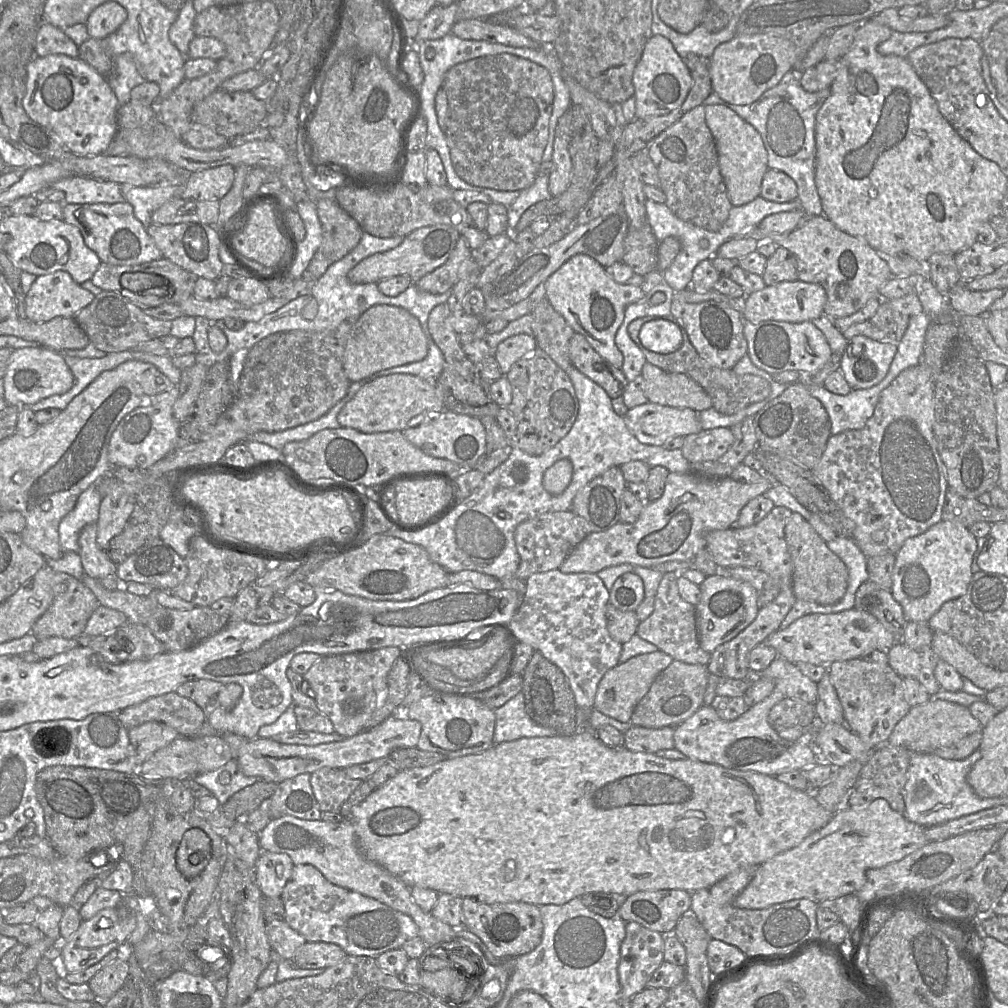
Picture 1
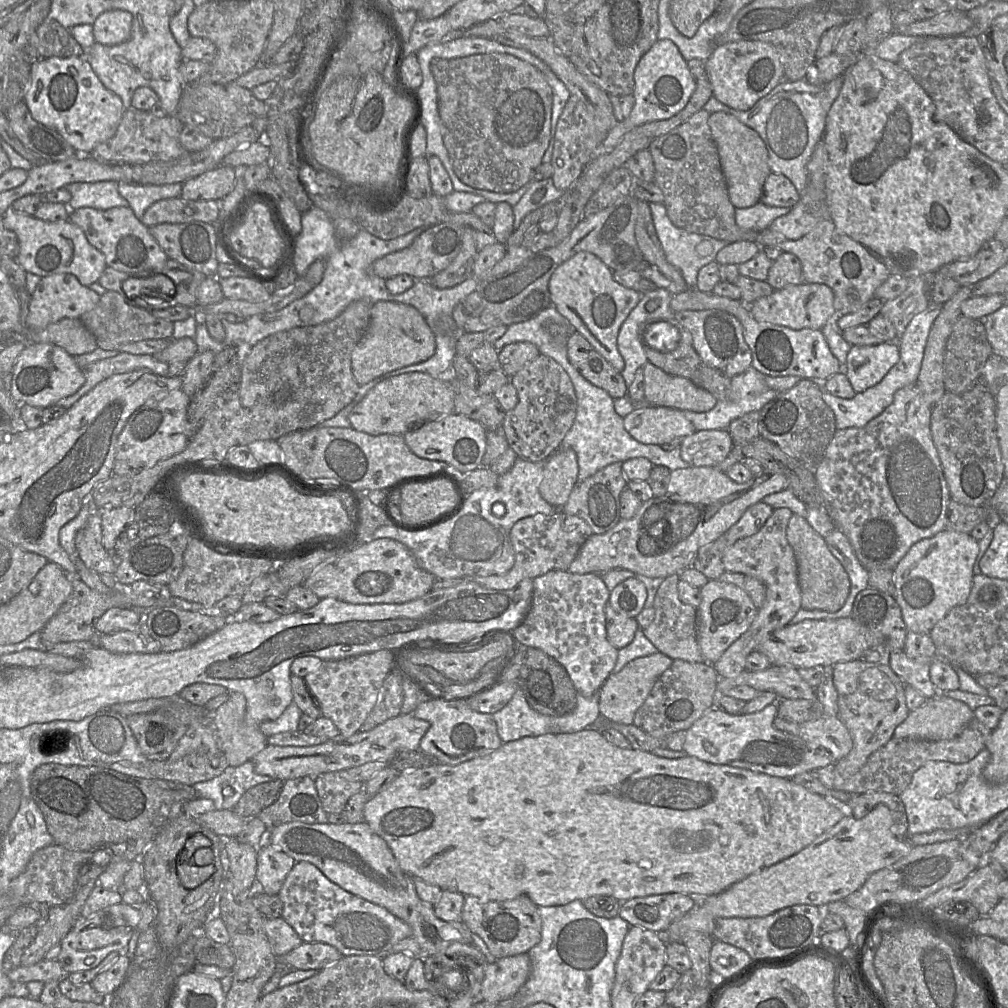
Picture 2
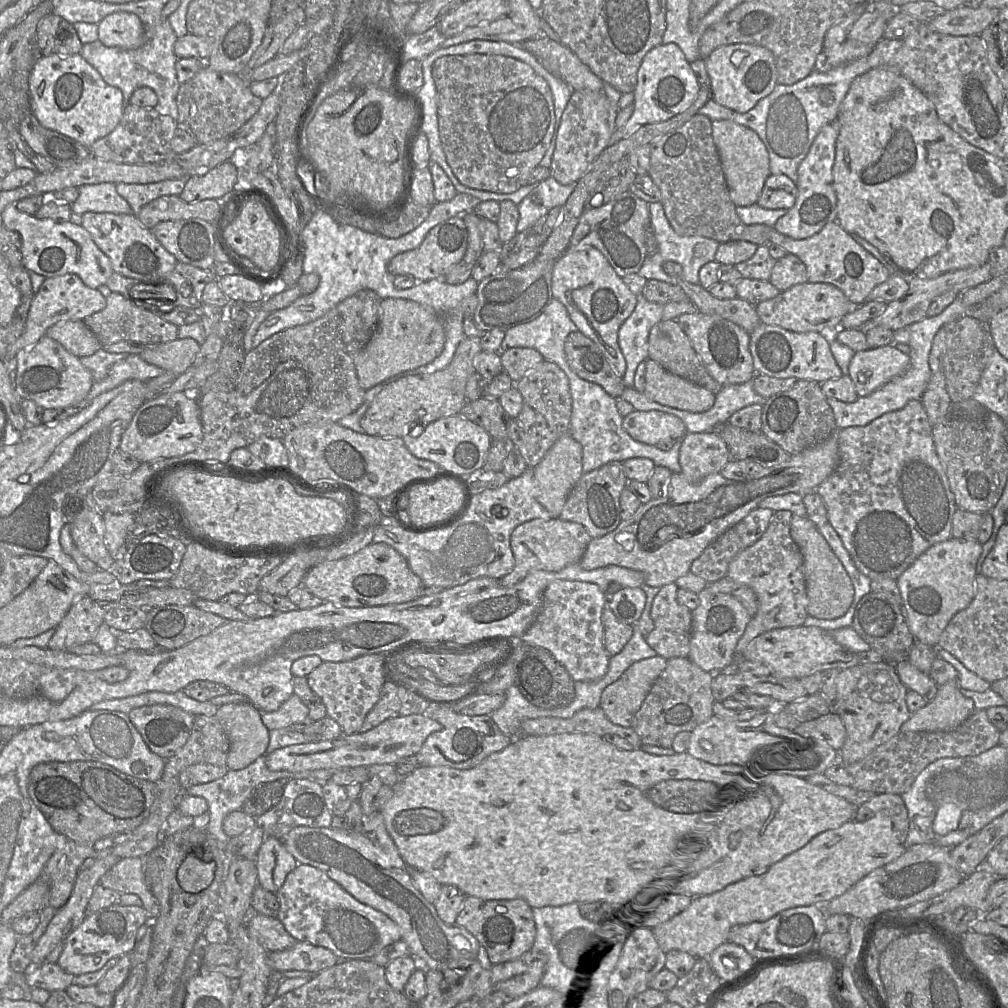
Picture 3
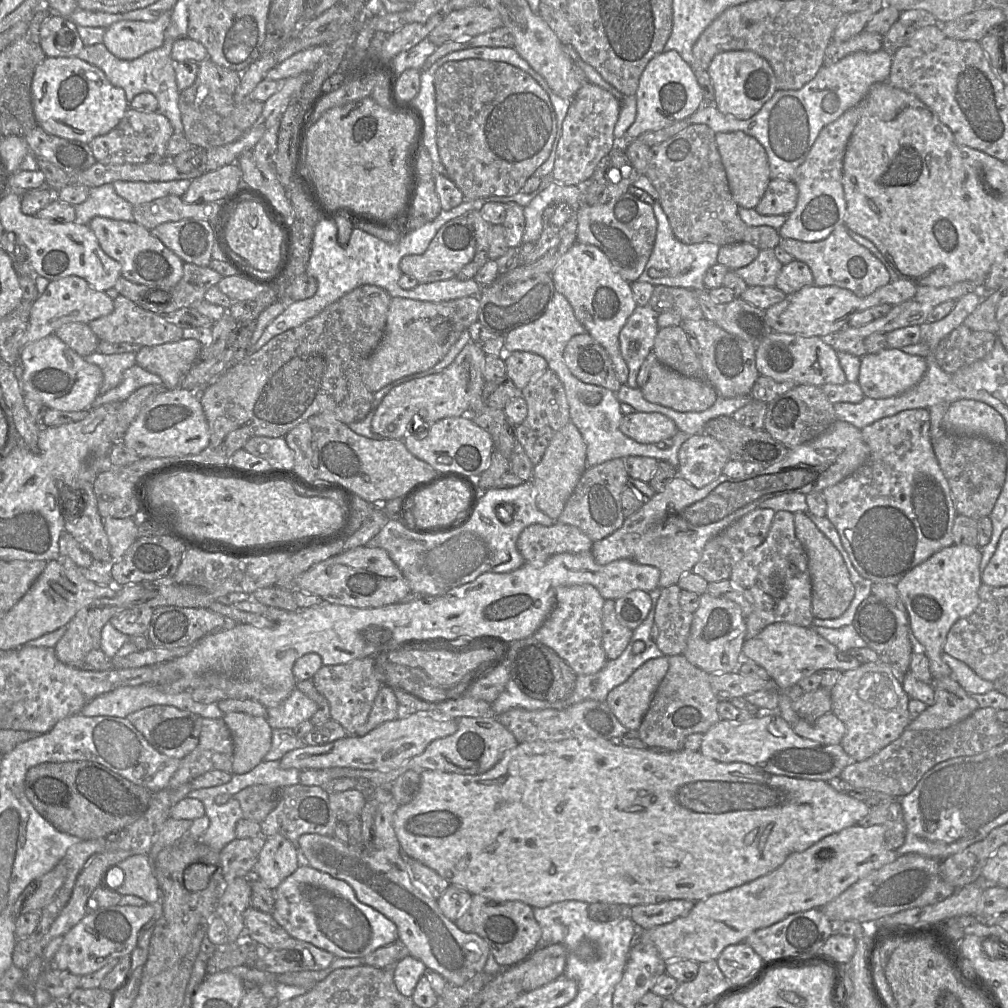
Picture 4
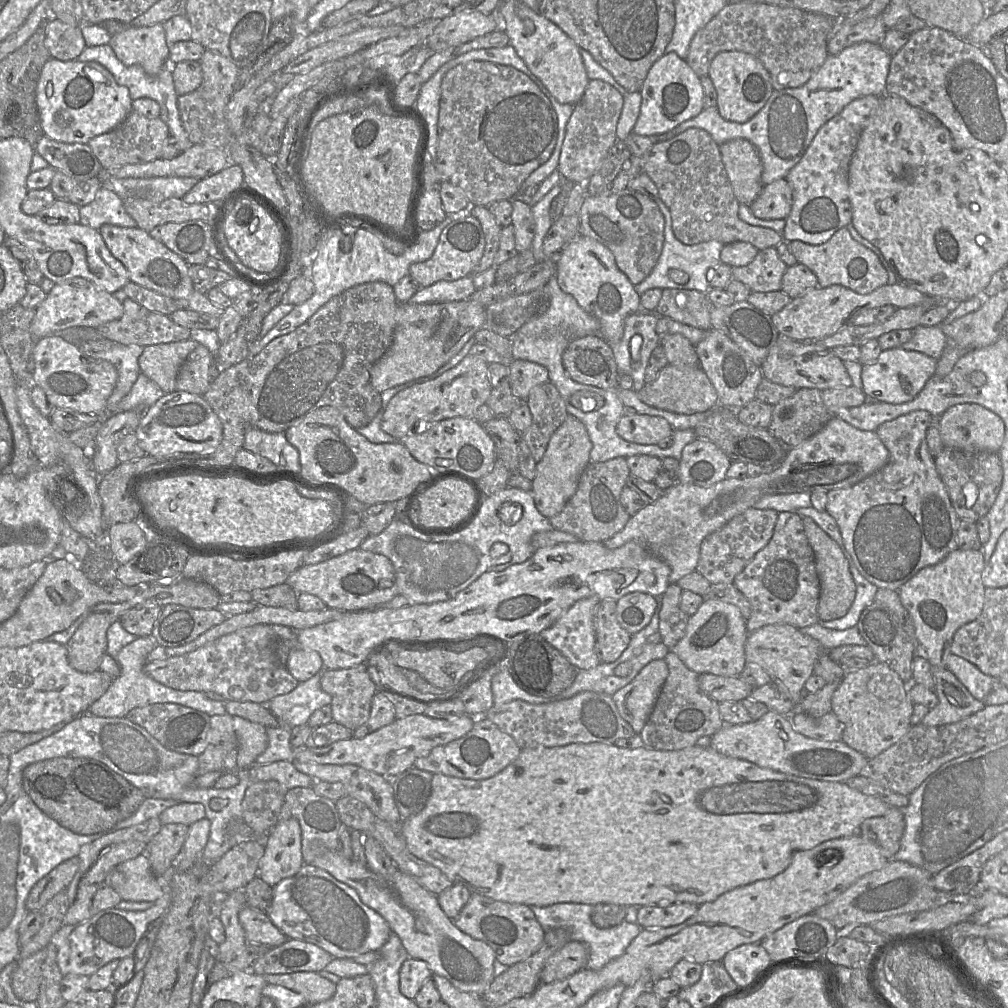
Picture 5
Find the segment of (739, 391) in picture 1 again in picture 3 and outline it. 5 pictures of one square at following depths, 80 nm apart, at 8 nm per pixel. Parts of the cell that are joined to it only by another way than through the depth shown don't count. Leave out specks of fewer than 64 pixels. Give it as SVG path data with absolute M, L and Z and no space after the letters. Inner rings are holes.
M661 320L655 324L648 339L649 358L668 372L702 386L715 395L722 389L706 370L688 336L677 320Z

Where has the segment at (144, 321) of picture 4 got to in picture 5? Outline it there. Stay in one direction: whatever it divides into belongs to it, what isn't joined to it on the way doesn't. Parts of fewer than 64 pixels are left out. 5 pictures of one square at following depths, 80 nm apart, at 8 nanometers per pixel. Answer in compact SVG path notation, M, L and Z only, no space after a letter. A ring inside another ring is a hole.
M127 297L121 318L101 324L96 329L102 337L124 345L179 342L190 339L190 330L175 324L170 316L153 312Z

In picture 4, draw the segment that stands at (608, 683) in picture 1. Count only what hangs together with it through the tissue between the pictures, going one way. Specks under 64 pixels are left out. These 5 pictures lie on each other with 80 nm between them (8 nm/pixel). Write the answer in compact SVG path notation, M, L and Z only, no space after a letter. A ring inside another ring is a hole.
M668 657L646 661L625 682L608 693L605 702L624 727L639 729L653 696L668 671Z

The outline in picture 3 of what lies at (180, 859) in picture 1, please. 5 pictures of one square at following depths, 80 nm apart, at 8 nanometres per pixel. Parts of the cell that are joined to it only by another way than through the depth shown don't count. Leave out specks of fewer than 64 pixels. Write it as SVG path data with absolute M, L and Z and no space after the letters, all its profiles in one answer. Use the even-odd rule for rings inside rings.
M189 853L177 871L177 879L183 890L198 893L206 889L213 881L216 869L214 861L206 863L193 853Z

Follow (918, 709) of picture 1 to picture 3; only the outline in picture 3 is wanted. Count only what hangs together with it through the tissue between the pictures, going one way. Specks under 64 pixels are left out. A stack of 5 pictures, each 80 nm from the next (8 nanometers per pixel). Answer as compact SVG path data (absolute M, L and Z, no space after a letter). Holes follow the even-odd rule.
M957 682L938 686L935 698L911 714L900 733L944 732L957 728L976 711L972 699L965 697Z

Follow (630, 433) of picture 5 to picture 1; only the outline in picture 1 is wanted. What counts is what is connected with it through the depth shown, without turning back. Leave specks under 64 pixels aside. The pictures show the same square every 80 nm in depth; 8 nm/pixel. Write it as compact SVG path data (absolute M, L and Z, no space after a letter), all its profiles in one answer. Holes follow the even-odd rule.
M647 401L628 409L623 416L629 431L643 444L660 445L674 437L684 437L702 430L697 411L677 408Z

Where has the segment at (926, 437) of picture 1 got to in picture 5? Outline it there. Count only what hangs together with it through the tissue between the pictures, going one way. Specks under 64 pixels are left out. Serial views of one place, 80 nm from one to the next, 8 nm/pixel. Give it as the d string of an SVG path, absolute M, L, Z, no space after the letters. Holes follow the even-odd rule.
M916 410L884 422L876 429L876 434L889 451L888 463L877 472L848 488L834 489L827 492L826 512L836 521L845 548L851 555L859 573L878 588L899 591L901 586L917 574L922 568L932 566L942 561L949 553L958 548L956 534L960 520L952 506L948 491L935 466L935 458L930 454L926 433L933 416L925 410Z

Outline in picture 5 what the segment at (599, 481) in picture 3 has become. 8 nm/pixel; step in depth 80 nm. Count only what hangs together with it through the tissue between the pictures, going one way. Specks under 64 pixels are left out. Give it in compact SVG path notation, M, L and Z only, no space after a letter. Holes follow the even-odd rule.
M617 457L605 462L589 462L580 478L574 495L562 511L550 518L556 530L570 533L582 542L605 542L620 532L630 515L620 503L620 494L630 475L626 458Z

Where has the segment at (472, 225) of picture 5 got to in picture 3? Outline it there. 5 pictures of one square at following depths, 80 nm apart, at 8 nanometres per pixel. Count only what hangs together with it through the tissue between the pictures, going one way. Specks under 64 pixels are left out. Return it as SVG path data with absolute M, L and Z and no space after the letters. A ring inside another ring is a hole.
M455 216L432 228L421 245L394 256L387 270L394 276L412 275L418 282L443 279L448 270L461 261L468 246L468 232L463 216Z

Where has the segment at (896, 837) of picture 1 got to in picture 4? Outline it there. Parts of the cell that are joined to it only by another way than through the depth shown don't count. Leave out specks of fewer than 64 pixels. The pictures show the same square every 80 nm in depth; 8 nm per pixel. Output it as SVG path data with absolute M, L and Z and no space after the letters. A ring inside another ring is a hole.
M857 824L822 838L802 852L792 853L777 869L764 876L700 900L686 916L649 930L640 930L636 941L653 944L666 962L692 960L702 963L717 960L727 946L744 942L756 930L769 927L790 914L823 907L858 880L897 858L896 850L889 849L886 844L884 826L863 827Z

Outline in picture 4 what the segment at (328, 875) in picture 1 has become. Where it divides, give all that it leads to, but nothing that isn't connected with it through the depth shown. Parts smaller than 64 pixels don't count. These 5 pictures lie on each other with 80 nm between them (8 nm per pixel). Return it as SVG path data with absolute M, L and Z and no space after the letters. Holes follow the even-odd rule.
M358 781L358 787L367 799L377 801L377 812L374 821L373 851L366 851L362 847L355 847L344 843L335 836L320 834L303 834L298 839L298 849L309 865L319 871L325 872L335 879L346 882L355 892L357 899L392 921L398 930L398 940L409 951L409 955L420 960L428 971L441 975L447 983L461 986L484 971L489 954L488 944L477 934L461 931L455 922L444 916L438 907L437 900L432 898L421 886L416 884L402 858L402 848L398 842L394 829L394 814L398 808L391 792L390 786L374 787Z

